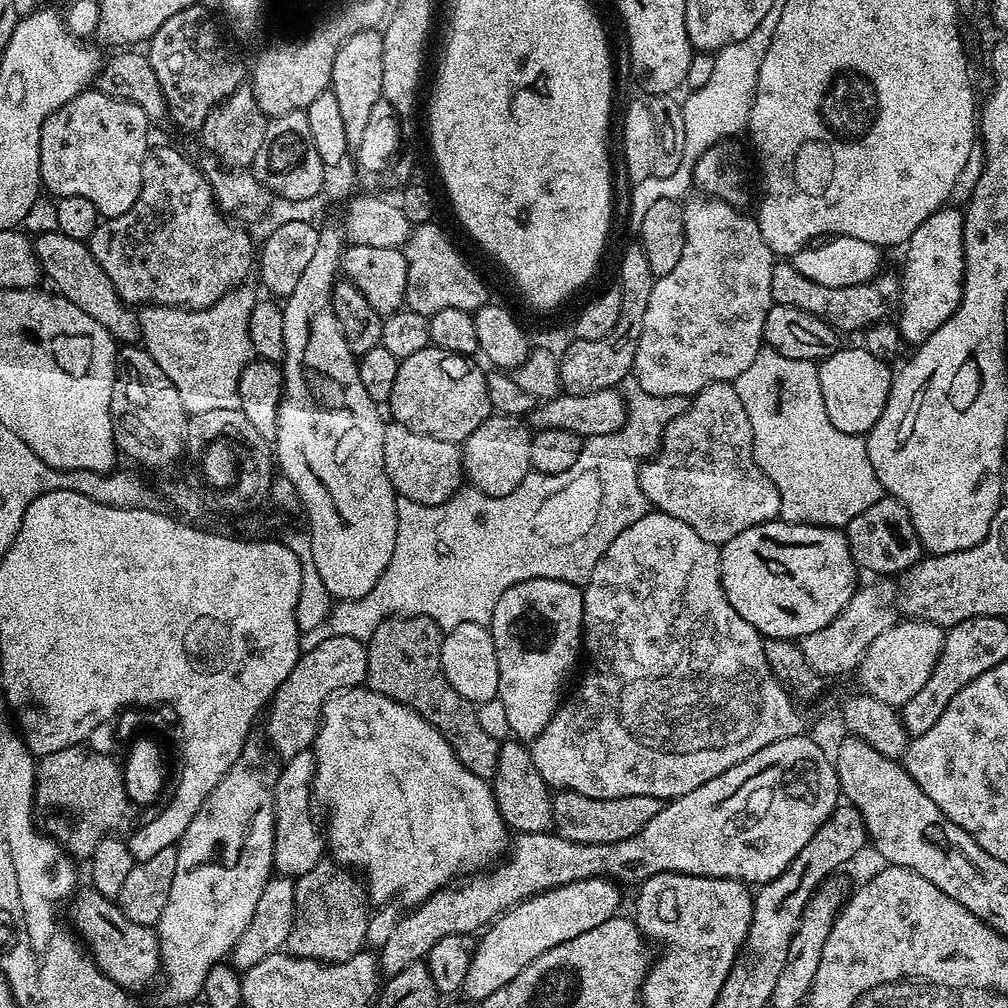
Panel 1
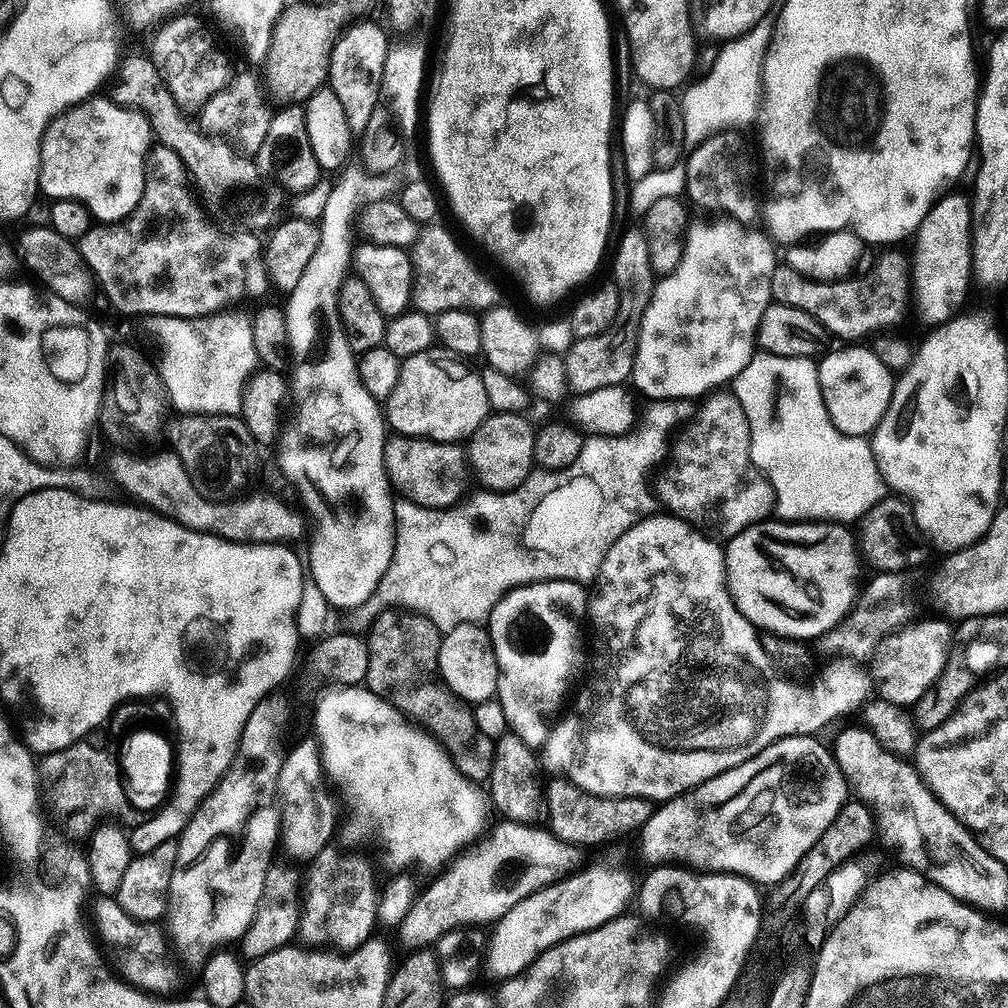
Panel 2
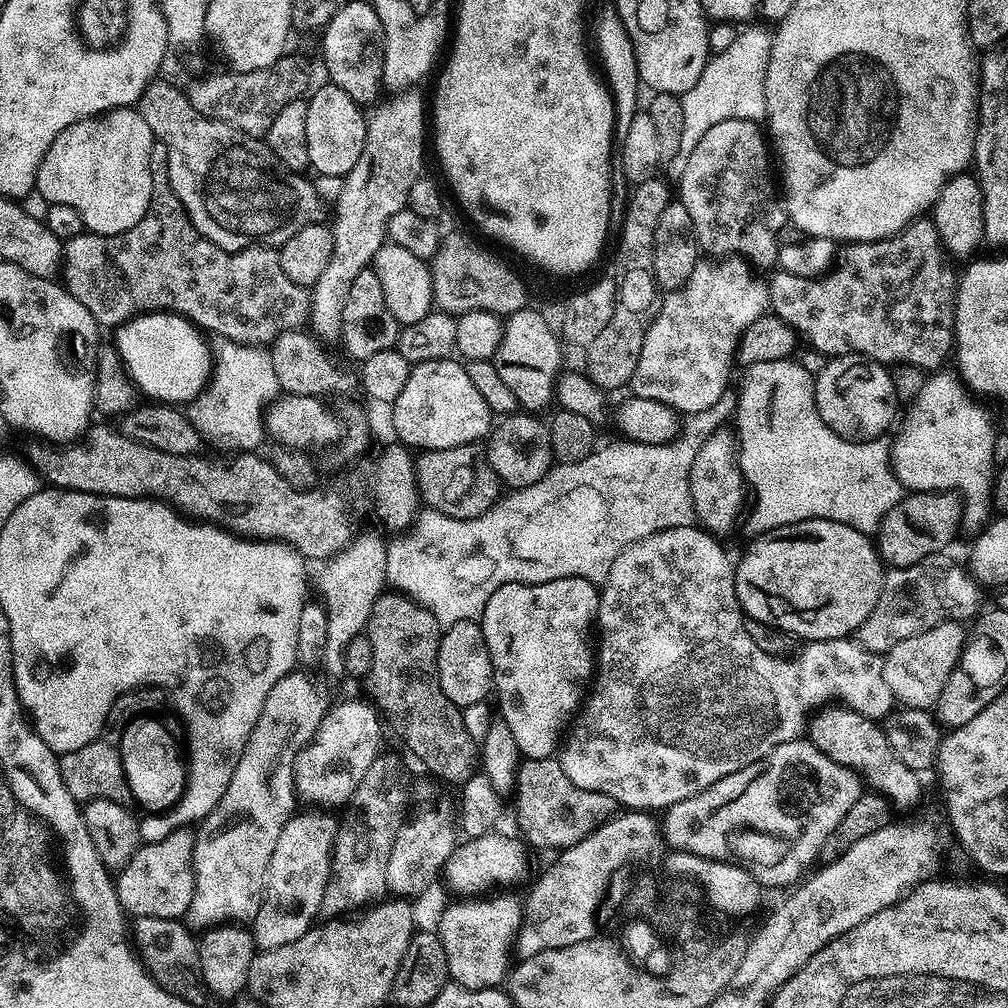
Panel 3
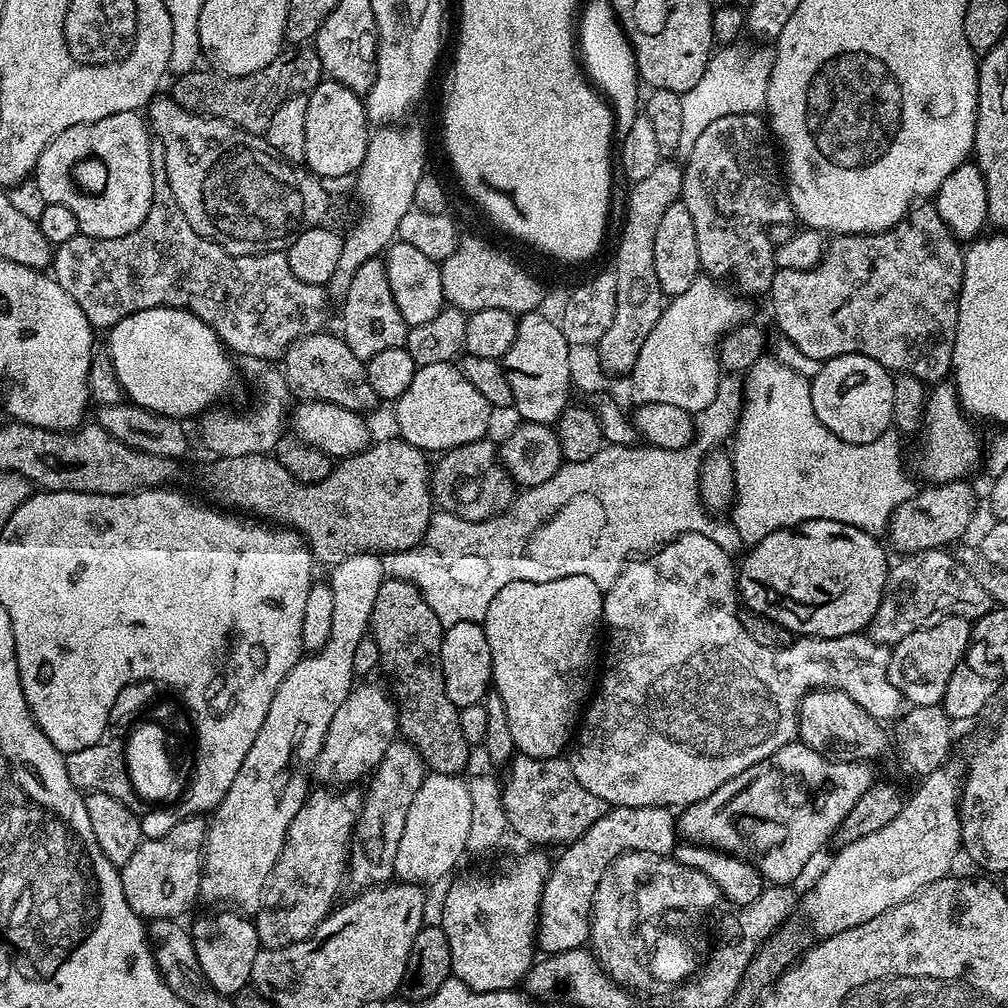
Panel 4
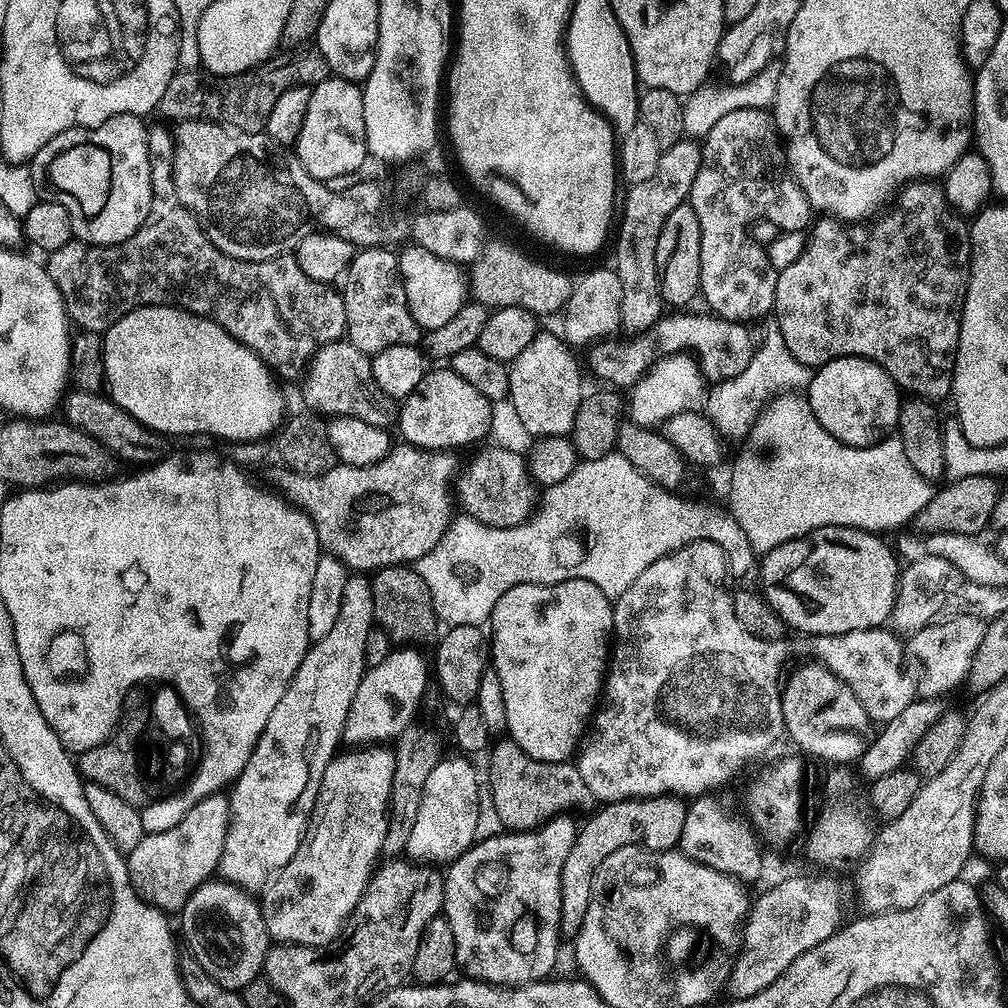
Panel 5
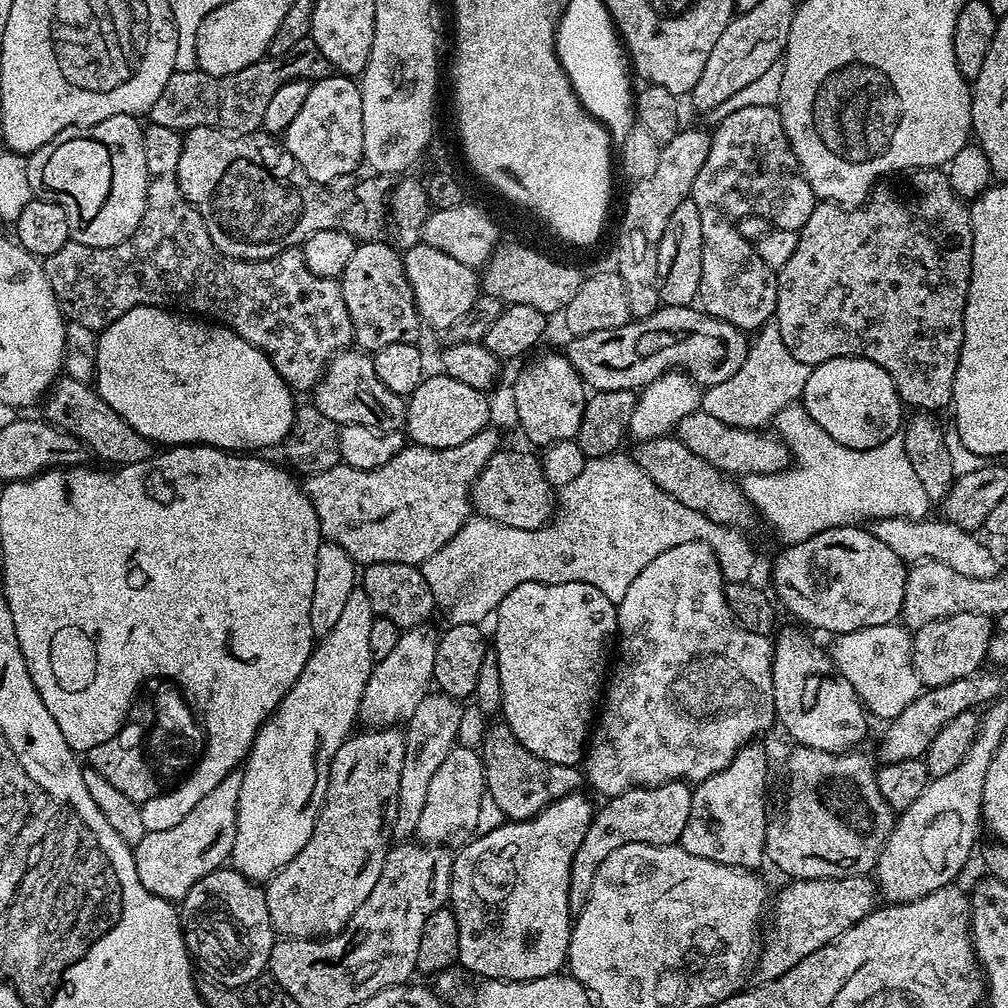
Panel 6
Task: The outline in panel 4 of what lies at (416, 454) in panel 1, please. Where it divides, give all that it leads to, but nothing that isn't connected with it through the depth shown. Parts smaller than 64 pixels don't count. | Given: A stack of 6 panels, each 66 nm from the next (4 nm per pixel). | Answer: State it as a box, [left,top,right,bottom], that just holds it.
[431,439,518,522]

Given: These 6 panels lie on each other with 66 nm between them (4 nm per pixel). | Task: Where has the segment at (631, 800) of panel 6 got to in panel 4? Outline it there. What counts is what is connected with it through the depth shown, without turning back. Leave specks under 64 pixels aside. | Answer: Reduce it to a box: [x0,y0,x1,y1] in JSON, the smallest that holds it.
[534,806,678,954]

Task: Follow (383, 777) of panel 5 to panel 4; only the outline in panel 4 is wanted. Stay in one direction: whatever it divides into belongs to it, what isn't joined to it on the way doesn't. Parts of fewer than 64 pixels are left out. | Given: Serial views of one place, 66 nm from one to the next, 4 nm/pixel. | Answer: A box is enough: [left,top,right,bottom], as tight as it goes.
[254,790,362,948]

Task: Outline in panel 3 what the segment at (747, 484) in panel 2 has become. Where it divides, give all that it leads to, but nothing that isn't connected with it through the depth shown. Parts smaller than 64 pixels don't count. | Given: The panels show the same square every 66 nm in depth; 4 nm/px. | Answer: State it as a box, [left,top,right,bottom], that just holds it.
[688,426,746,538]

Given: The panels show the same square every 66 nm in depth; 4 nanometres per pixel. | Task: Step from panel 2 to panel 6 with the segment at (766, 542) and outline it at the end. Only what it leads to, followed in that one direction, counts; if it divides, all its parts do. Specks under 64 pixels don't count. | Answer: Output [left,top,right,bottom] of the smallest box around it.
[772,526,906,634]

